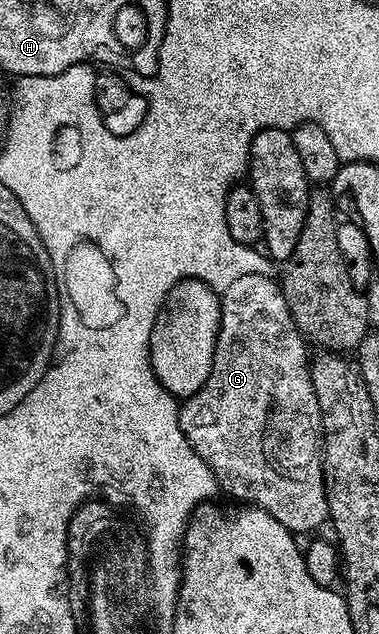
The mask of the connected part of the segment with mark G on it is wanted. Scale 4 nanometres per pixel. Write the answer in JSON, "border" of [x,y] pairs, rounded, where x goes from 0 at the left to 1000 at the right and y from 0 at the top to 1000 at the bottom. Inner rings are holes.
{"border":[[[675,431],[673,434],[641,434],[641,440],[620,440],[609,453],[588,457],[583,483],[594,486],[586,498],[583,519],[573,525],[567,541],[567,560],[557,573],[557,585],[546,601],[536,604],[533,614],[509,626],[496,628],[475,640],[472,669],[488,681],[491,692],[504,699],[504,705],[530,721],[530,726],[562,741],[562,751],[575,760],[607,759],[620,770],[636,771],[636,778],[665,795],[681,801],[702,803],[718,815],[736,819],[747,831],[757,831],[776,844],[815,841],[823,834],[836,834],[847,826],[860,826],[868,812],[868,781],[858,776],[858,741],[852,738],[852,685],[847,680],[847,644],[842,629],[826,609],[826,590],[821,587],[818,565],[805,565],[810,539],[784,521],[778,503],[757,484],[752,462],[741,457],[739,448],[720,437],[697,437]]]}

